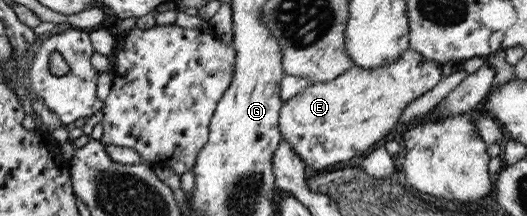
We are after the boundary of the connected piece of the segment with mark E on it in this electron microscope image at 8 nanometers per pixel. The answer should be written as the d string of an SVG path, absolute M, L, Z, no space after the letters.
M406 48L396 60L380 68L364 69L353 65L333 80L311 83L303 92L296 93L294 97L280 106L278 129L281 140L287 141L291 150L294 150L294 153L303 161L308 173L314 169L320 171L338 161L352 159L364 153L368 148L381 144L385 138L390 136L404 108L426 93L428 89L432 89L444 77L441 65Z

